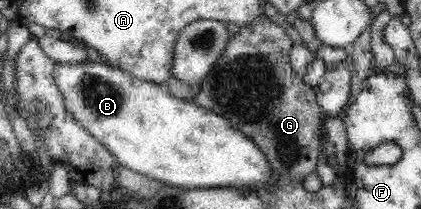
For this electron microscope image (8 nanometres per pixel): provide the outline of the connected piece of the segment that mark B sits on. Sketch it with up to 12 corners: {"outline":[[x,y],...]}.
{"outline":[[106,63],[57,64],[118,165],[185,189],[269,188],[225,117]]}

